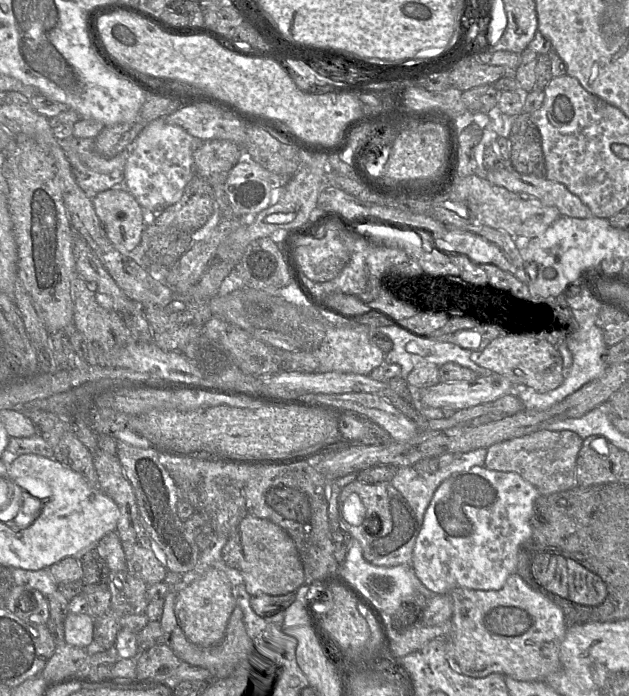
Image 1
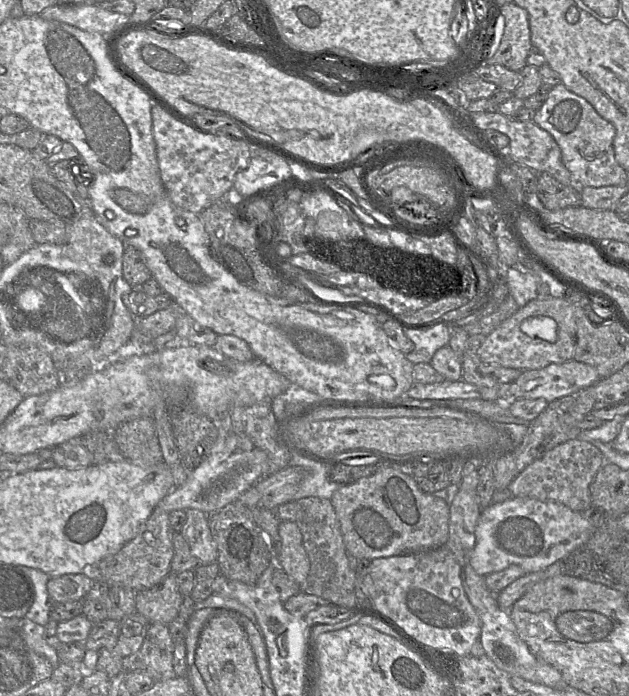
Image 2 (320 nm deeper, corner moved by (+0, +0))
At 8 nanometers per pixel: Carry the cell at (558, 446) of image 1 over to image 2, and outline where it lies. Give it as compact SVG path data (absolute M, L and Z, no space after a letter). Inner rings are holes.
M578 437L555 446L533 461L507 488L515 497L559 502L574 511L584 512L592 506L590 484L605 462L595 445Z

